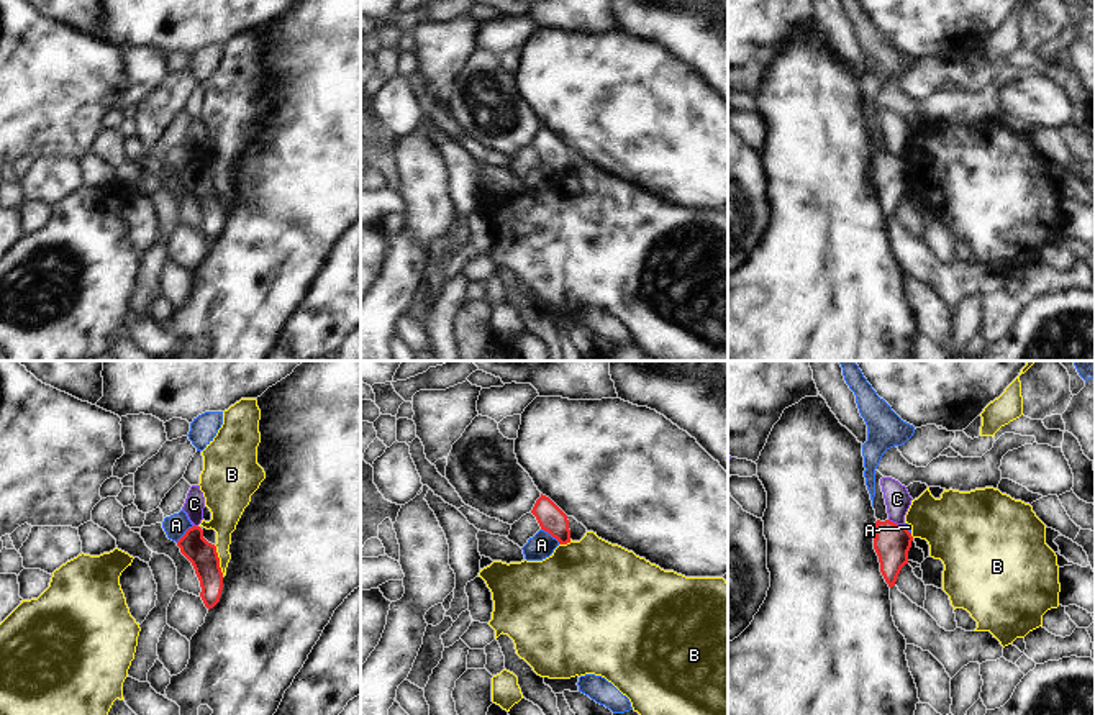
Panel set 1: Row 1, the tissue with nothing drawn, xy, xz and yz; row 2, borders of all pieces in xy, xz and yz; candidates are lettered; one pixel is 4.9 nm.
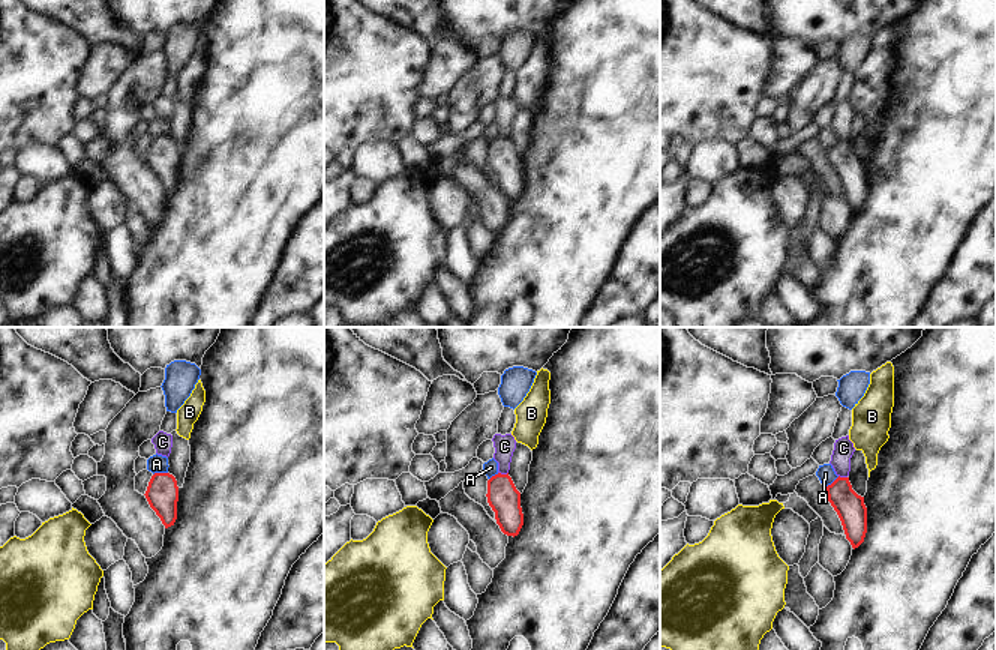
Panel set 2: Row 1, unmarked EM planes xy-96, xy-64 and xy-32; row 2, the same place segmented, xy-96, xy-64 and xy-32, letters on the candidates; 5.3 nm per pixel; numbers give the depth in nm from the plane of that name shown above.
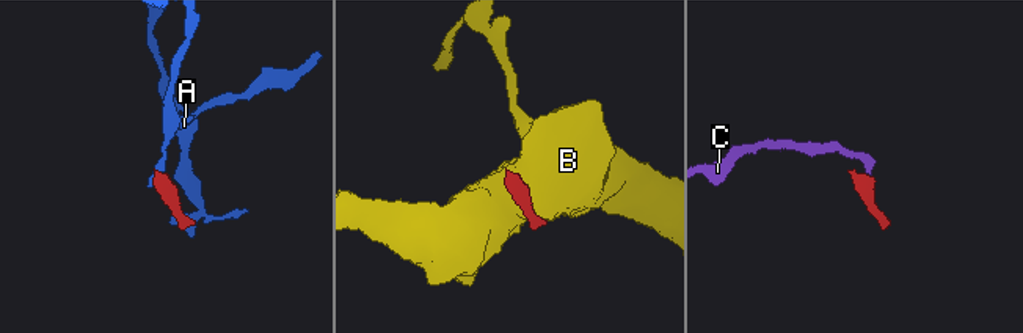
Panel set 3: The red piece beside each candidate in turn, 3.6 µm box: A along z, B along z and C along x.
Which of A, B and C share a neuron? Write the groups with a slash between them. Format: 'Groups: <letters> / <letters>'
Groups: A / B / C.

